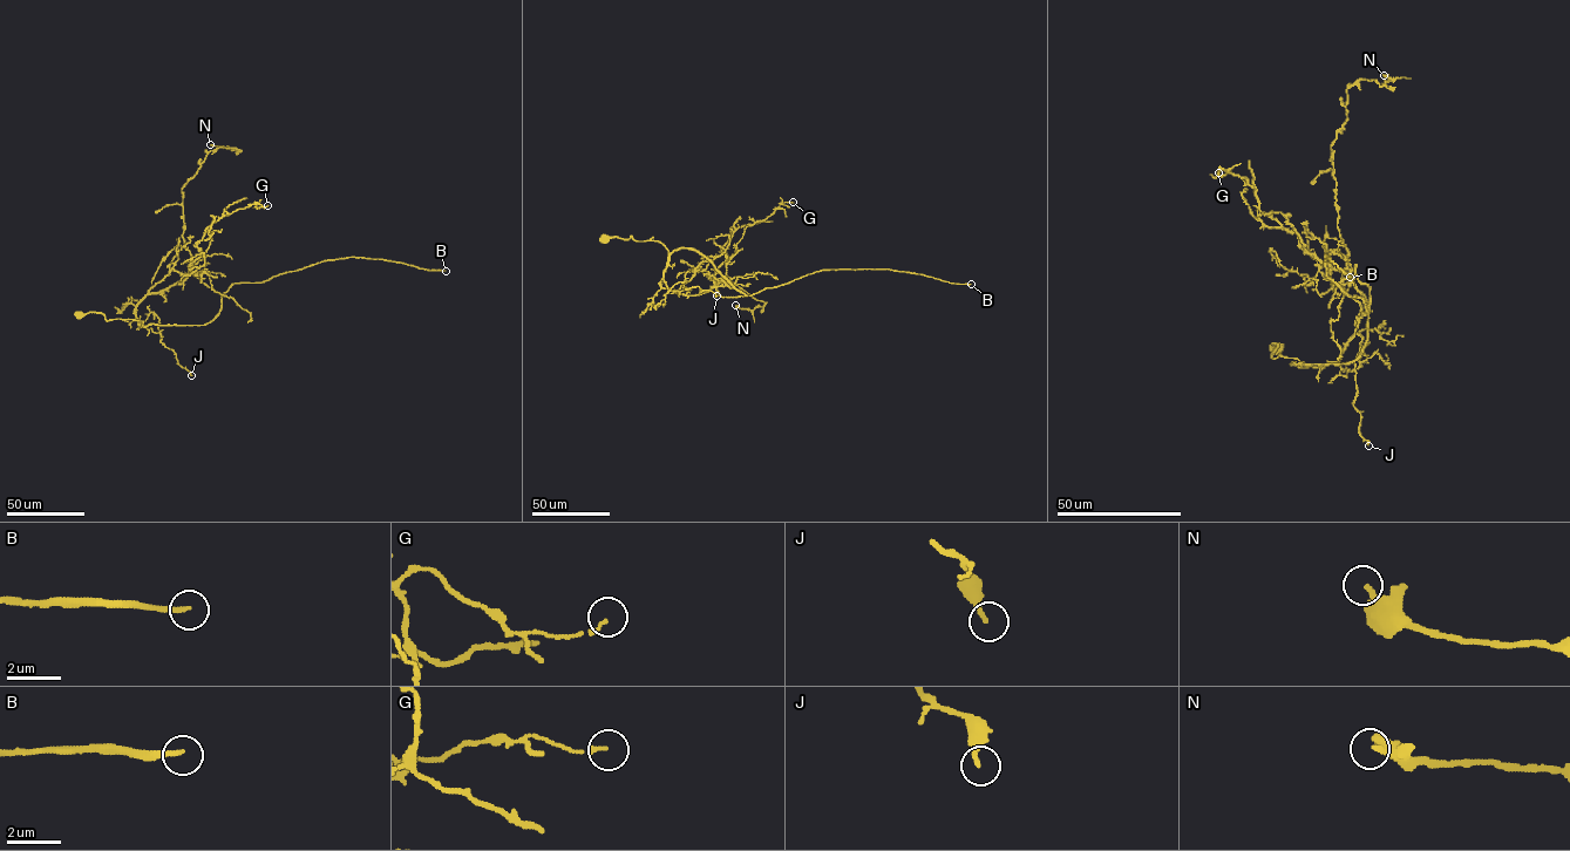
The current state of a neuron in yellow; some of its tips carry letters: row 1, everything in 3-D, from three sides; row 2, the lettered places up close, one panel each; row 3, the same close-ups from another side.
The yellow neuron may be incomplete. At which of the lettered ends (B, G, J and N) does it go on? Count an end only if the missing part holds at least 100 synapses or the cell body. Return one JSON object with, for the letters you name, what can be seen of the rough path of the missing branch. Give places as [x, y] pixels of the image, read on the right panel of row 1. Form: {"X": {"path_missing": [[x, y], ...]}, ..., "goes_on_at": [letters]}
{"B": {"path_missing": [[1350, 277], [1359, 273], [1357, 256], [1329, 195], [1341, 121], [1378, 66], [1393, 72], [1411, 65], [1416, 73]]}, "goes_on_at": ["B"]}

